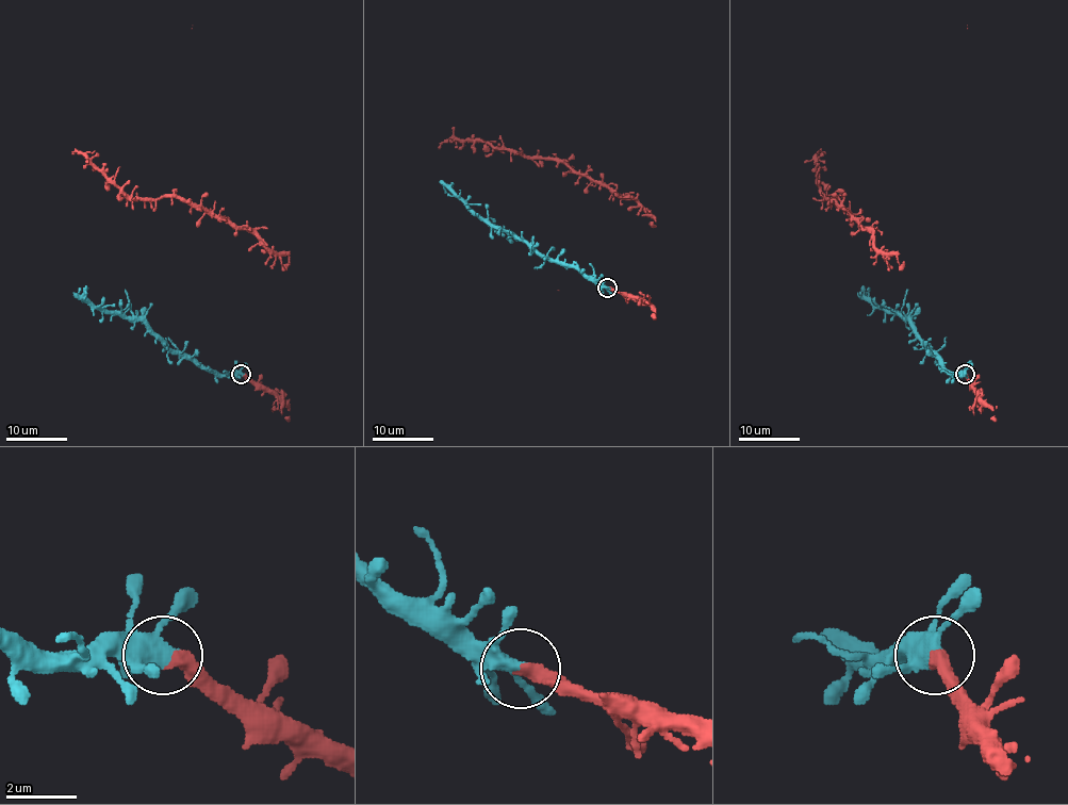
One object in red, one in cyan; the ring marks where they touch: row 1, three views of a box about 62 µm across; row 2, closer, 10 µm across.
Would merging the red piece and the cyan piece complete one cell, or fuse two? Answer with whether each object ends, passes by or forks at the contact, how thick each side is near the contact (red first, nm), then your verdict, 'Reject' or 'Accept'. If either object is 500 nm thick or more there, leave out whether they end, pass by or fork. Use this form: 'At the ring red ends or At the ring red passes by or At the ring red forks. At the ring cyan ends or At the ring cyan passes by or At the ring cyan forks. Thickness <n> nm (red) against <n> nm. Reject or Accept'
At the ring red ends. At the ring cyan passes by. Thickness 400 nm (red) against 440 nm. Accept

